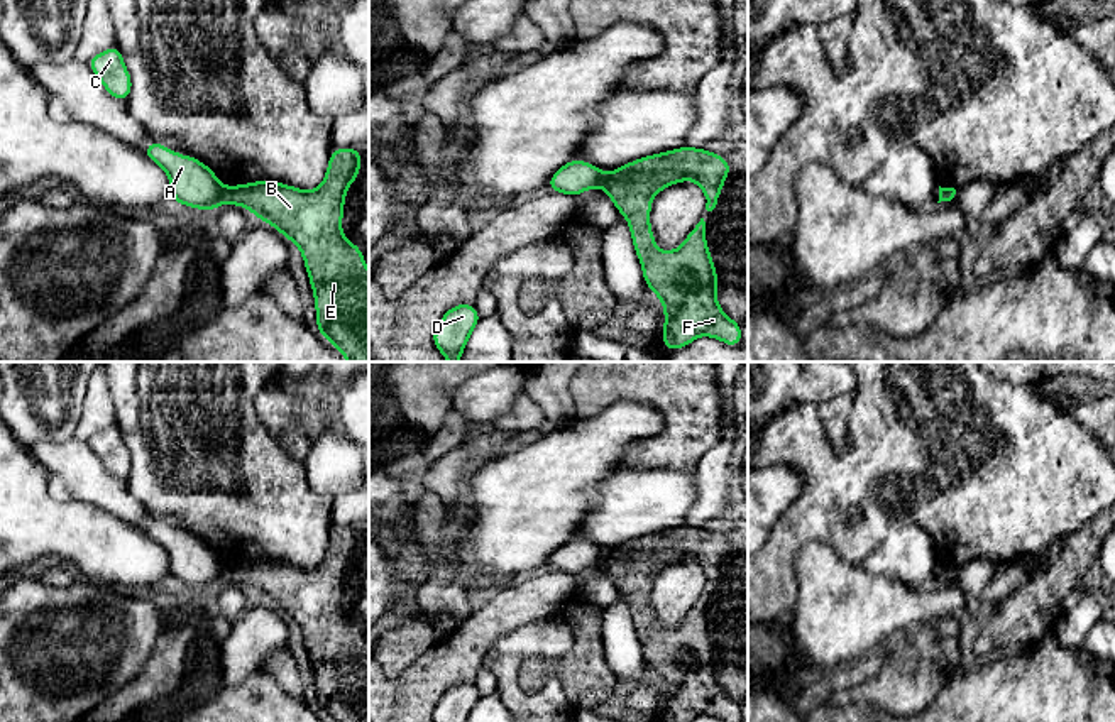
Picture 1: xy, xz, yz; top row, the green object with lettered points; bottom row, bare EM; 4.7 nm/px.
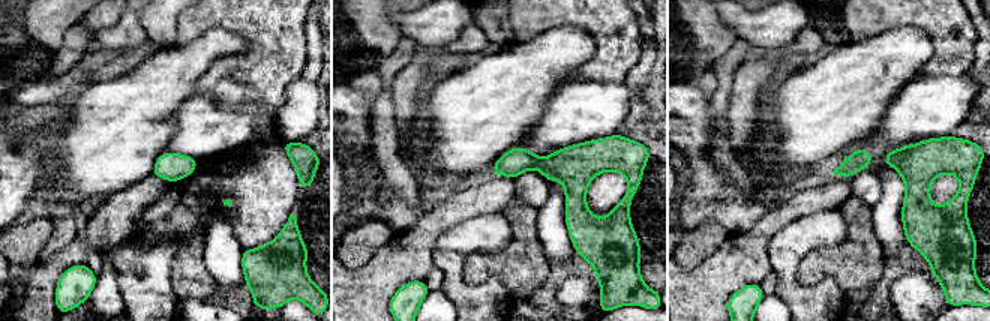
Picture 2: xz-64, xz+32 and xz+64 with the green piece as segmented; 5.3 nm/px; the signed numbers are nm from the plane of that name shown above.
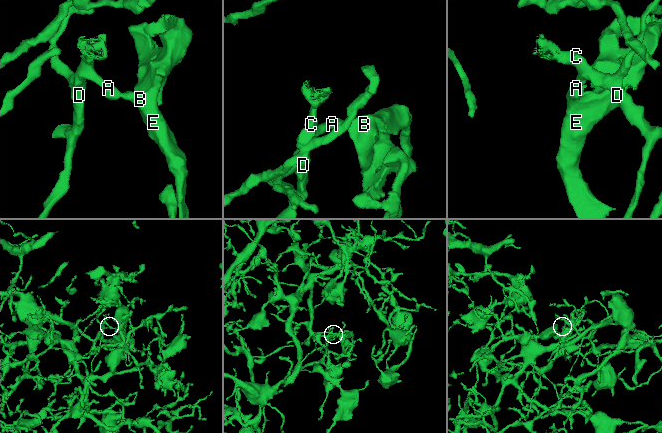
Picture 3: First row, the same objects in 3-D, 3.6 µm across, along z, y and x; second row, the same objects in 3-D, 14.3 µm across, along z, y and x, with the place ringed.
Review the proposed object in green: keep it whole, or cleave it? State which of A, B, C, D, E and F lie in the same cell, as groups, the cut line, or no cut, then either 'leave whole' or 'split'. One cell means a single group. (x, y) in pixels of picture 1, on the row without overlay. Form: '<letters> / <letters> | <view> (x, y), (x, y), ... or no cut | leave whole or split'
A C D / B E F | xy (224, 567), (225, 579) | split

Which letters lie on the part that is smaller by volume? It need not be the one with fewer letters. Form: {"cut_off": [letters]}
{"cut_off": ["B", "E", "F"]}

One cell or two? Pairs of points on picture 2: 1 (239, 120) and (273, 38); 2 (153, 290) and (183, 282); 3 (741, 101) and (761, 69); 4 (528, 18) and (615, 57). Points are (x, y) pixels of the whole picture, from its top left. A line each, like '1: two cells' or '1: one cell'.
1: two cells
2: two cells
3: one cell
4: one cell

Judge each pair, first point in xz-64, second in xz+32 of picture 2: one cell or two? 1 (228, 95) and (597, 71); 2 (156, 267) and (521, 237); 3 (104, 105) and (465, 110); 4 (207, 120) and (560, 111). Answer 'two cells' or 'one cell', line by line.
1: one cell
2: two cells
3: one cell
4: one cell

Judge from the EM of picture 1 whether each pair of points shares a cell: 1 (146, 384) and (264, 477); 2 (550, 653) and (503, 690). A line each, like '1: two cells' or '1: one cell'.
1: one cell
2: one cell

